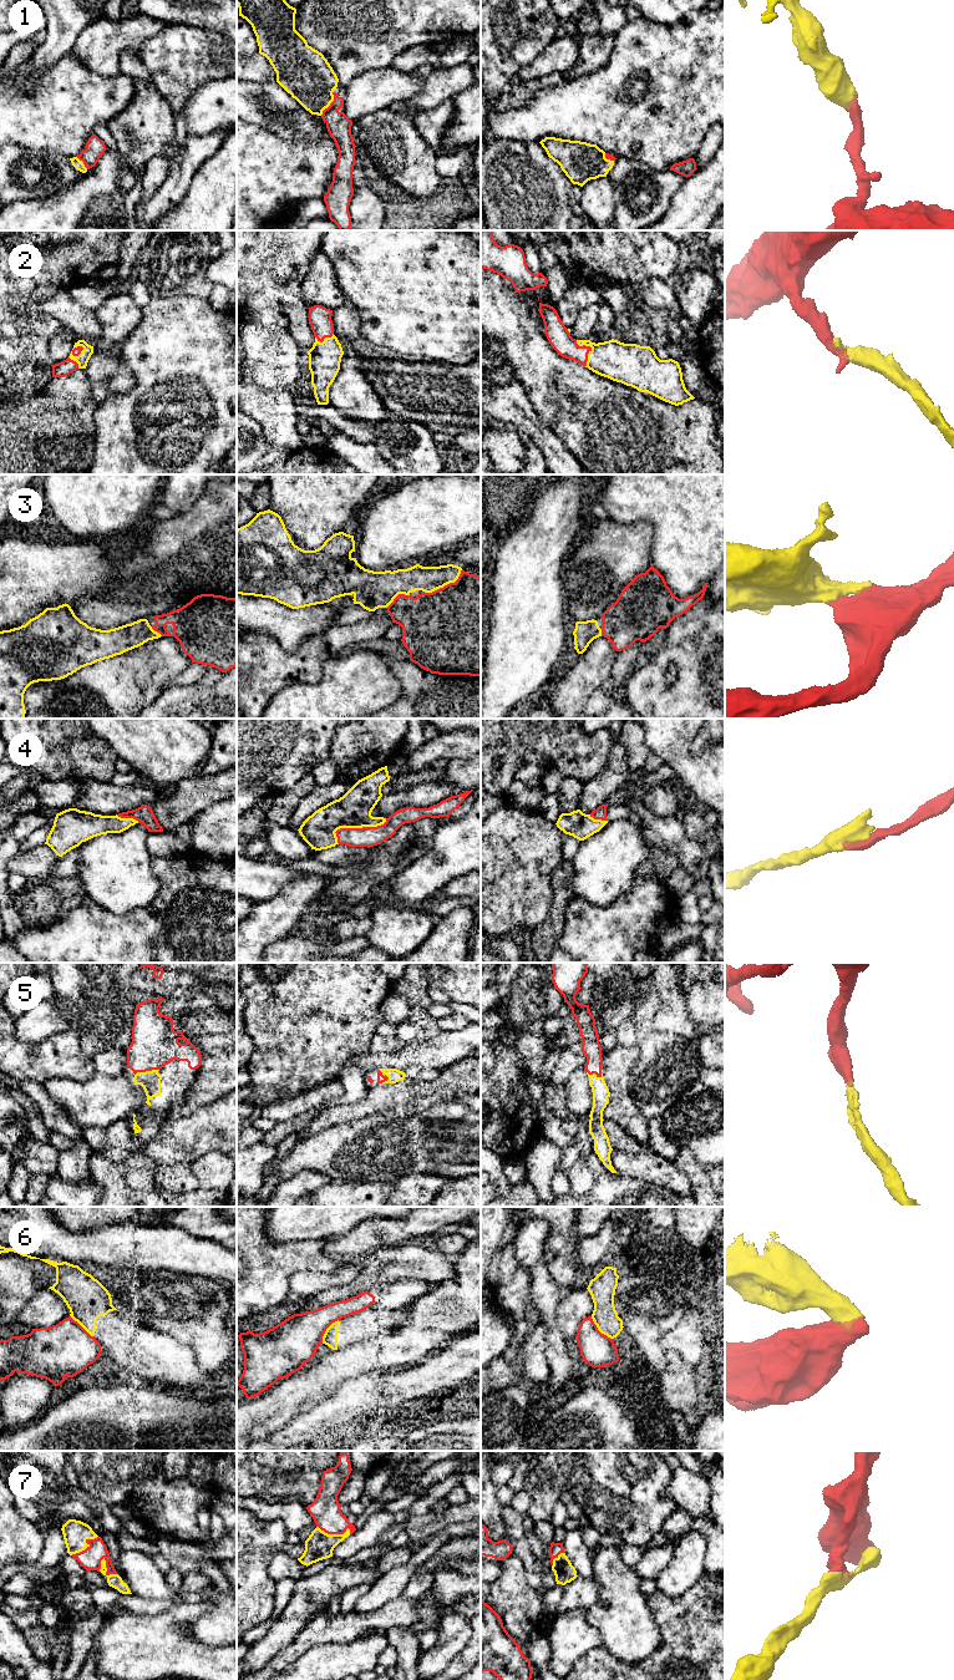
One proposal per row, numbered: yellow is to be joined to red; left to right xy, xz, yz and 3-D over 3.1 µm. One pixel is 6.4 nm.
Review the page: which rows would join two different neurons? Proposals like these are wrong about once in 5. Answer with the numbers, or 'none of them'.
6

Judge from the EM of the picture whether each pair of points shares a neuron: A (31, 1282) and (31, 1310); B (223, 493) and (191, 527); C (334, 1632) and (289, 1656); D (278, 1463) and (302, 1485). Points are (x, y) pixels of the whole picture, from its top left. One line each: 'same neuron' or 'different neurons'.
A: different neurons
B: same neuron
C: same neuron
D: same neuron

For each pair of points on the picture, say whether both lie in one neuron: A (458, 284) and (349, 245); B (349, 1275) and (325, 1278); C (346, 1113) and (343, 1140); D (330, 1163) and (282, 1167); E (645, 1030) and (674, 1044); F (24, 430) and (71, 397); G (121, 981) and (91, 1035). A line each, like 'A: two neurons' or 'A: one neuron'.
A: one neuron
B: one neuron
C: two neurons
D: one neuron
E: one neuron
F: one neuron
G: one neuron

